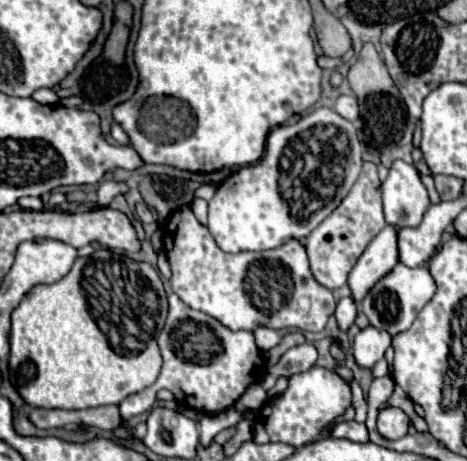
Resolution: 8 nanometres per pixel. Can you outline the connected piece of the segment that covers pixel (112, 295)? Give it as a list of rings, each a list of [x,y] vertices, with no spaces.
[[[108,250],[90,256],[88,264],[86,258],[80,257],[62,280],[54,284],[36,284],[22,298],[20,306],[12,312],[8,370],[12,386],[18,390],[26,404],[36,408],[62,410],[82,410],[104,404],[120,404],[126,396],[144,390],[158,378],[162,368],[162,356],[158,352],[154,332],[158,326],[156,322],[164,322],[168,312],[162,280],[150,264],[136,260],[128,260],[128,270],[120,270],[128,272],[128,276],[118,276],[118,270],[114,270],[118,268],[118,262],[126,260],[122,260],[122,256],[110,256]]]

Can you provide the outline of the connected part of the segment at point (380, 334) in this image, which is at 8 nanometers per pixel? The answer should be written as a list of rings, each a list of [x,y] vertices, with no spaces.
[[[374,326],[360,330],[352,342],[352,354],[356,358],[356,364],[362,368],[372,368],[390,348],[390,340],[392,336],[386,330],[378,330]]]

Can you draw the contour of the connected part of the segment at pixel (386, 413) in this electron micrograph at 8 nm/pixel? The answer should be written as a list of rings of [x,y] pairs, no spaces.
[[[386,406],[386,408],[382,408],[380,414],[378,414],[378,432],[380,432],[384,438],[396,440],[396,438],[406,436],[408,426],[410,426],[410,418],[408,418],[408,414],[406,414],[404,410],[400,410],[400,408]]]

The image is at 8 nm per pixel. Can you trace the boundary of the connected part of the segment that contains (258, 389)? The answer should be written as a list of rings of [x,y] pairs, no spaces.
[[[255,382],[246,389],[234,406],[242,408],[242,410],[260,410],[260,408],[262,408],[262,404],[266,404],[268,401],[267,396],[264,396],[264,394],[266,394],[266,390],[259,382]]]

